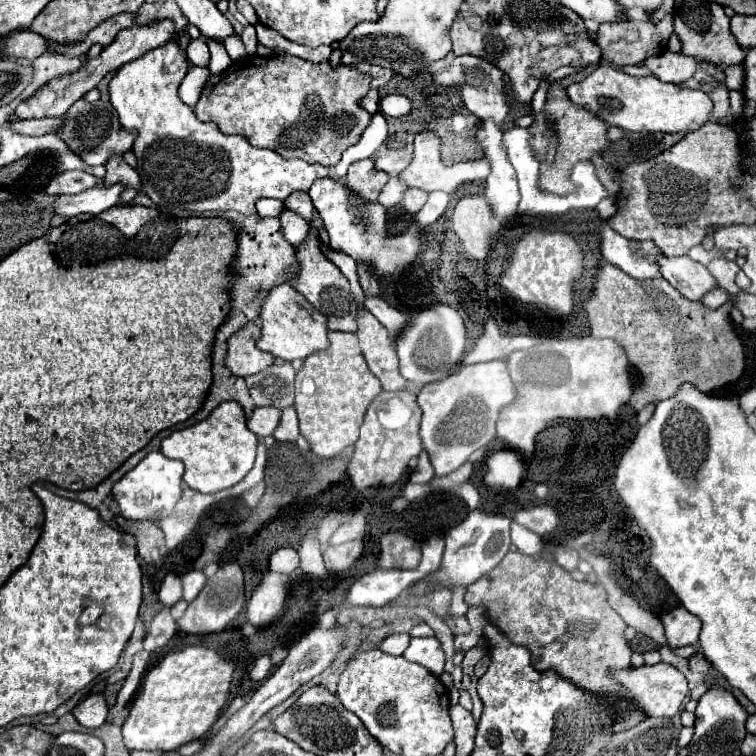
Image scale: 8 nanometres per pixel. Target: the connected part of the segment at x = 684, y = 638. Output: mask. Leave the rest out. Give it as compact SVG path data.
M676 607L670 613L666 613L662 617L662 625L664 625L670 649L698 643L698 633L702 623L700 619L696 619L696 615L692 615L690 611L684 611L684 607Z

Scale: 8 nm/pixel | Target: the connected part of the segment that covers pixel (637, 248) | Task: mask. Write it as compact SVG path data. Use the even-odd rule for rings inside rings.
M600 223L600 253L602 257L632 275L634 279L650 279L658 275L654 257L660 253L652 241L628 241L618 235L608 223Z

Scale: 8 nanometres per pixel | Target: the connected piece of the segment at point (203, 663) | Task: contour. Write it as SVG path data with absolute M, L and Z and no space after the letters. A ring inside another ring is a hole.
M190 645L182 651L166 655L156 667L148 671L140 693L132 701L130 715L122 727L124 745L130 751L176 751L188 741L202 739L228 701L232 673L232 661L202 645Z

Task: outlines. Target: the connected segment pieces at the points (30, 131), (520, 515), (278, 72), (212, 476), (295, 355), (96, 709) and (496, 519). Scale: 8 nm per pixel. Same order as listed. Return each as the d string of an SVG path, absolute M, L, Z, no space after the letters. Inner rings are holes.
M26 119L26 121L10 121L8 123L14 131L20 131L22 135L44 135L56 131L62 121L60 119Z
M536 505L536 507L516 511L514 521L528 527L530 531L534 531L538 535L548 535L556 529L558 515L550 505Z
M252 55L234 61L216 85L210 75L194 113L200 121L216 123L224 135L246 137L250 145L272 149L286 159L298 157L332 167L368 127L372 115L360 103L370 79L354 67L332 67L330 61L316 65L294 55Z
M224 401L208 419L174 431L160 445L160 451L170 459L184 463L184 483L200 493L216 493L244 479L256 457L258 437L246 427L246 415L236 401Z
M284 283L272 289L268 299L264 301L262 313L260 313L260 323L262 323L262 337L258 339L256 347L262 351L272 353L274 357L280 357L284 361L294 361L294 359L306 359L308 355L316 351L324 351L328 347L328 327L326 327L326 317L316 311L310 301L292 289L292 285Z
M96 693L96 695L86 697L84 701L80 701L72 709L72 715L84 727L100 727L106 721L106 715L108 715L108 705L106 705L104 695Z
M480 509L472 511L460 525L450 529L444 537L444 559L442 569L428 577L426 581L430 585L442 583L442 585L472 585L476 579L480 579L484 573L488 573L492 567L496 567L502 557L510 549L510 523L512 519L504 515L488 515Z

